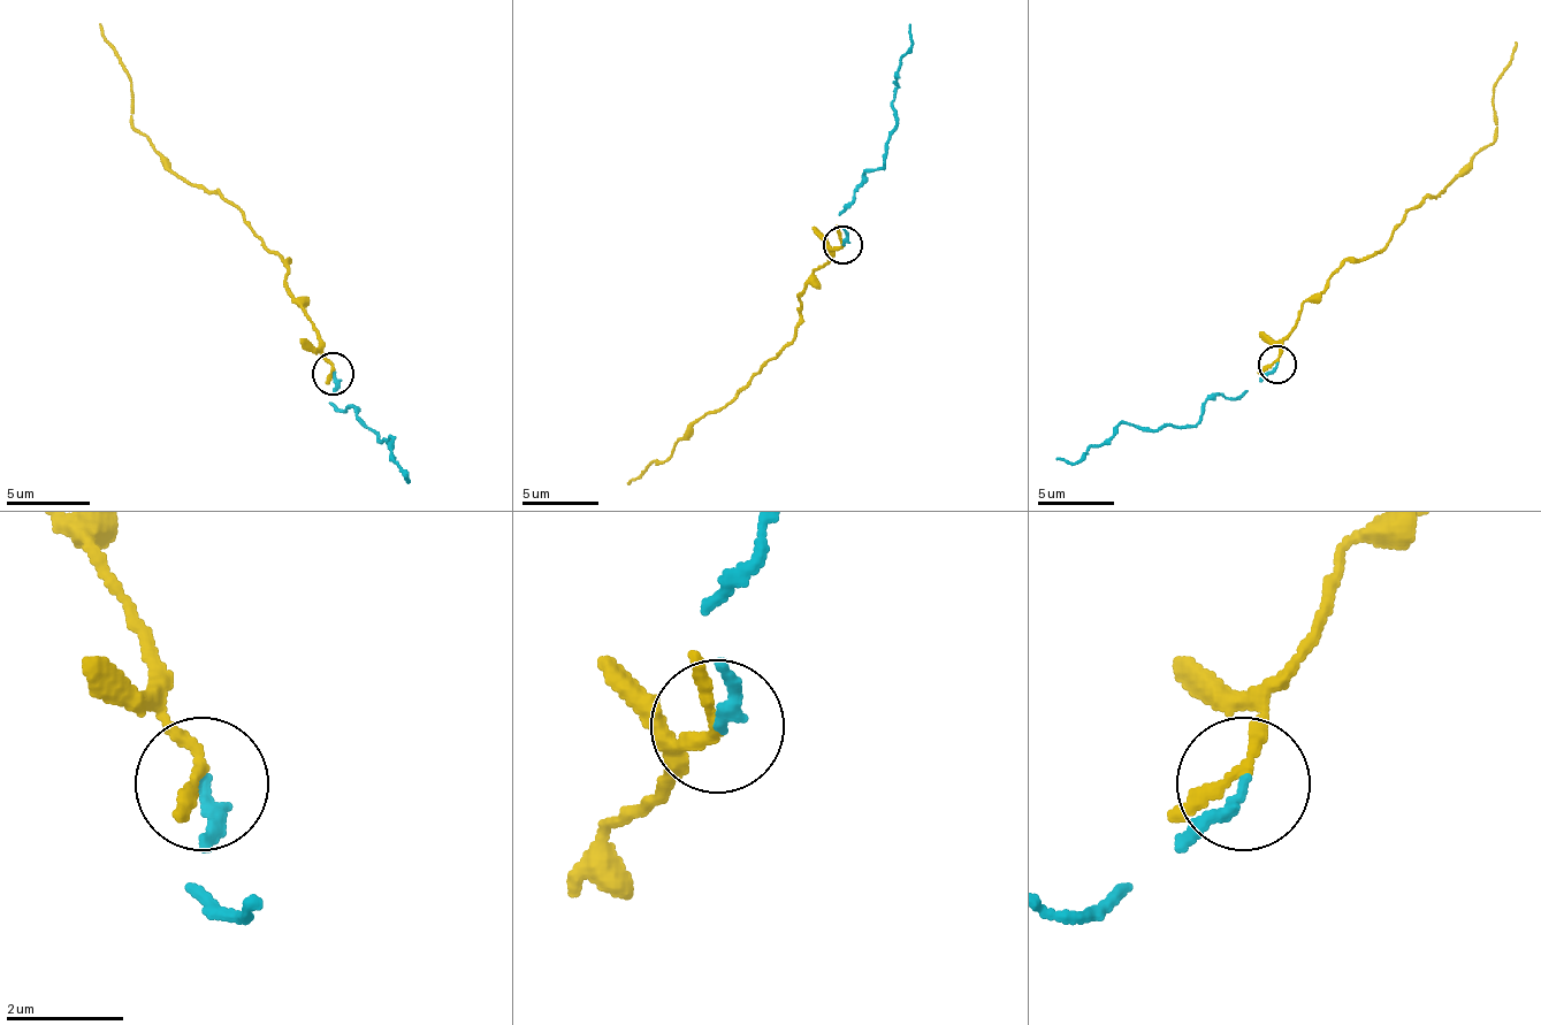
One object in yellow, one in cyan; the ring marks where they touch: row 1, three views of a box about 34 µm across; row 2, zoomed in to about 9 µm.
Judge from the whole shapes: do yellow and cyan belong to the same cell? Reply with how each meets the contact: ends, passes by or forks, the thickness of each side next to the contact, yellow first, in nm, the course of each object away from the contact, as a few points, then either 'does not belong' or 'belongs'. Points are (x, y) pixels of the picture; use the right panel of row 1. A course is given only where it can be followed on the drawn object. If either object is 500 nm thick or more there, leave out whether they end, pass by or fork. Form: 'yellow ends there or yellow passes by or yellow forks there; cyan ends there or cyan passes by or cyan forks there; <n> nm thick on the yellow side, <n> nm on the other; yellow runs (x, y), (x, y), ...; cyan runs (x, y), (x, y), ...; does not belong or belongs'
yellow passes by; cyan ends there; 180 nm thick on the yellow side, 200 nm on the other; yellow runs (1278, 364), (1301, 306), (1347, 260), (1370, 260), (1427, 194), (1442, 191), (1493, 140), (1493, 83), (1516, 41); cyan runs (1278, 364), (1246, 390), (1208, 398), (1194, 425), (1159, 428), (1120, 425), (1074, 463), (1055, 459); does not belong

